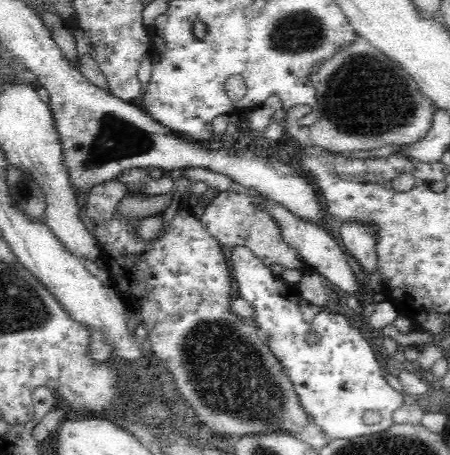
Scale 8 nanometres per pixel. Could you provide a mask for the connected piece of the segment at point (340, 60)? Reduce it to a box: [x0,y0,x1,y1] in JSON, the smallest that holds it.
[283,37,434,154]

